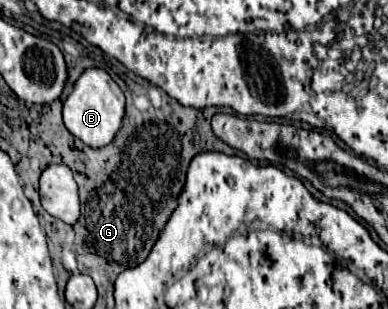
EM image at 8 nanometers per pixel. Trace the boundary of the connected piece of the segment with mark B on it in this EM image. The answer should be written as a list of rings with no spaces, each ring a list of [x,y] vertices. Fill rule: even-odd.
[[[87,69],[75,83],[73,93],[67,97],[63,105],[63,121],[69,133],[81,139],[85,145],[93,149],[101,149],[113,141],[117,129],[121,127],[125,115],[125,95],[121,87],[107,75],[103,69]]]

